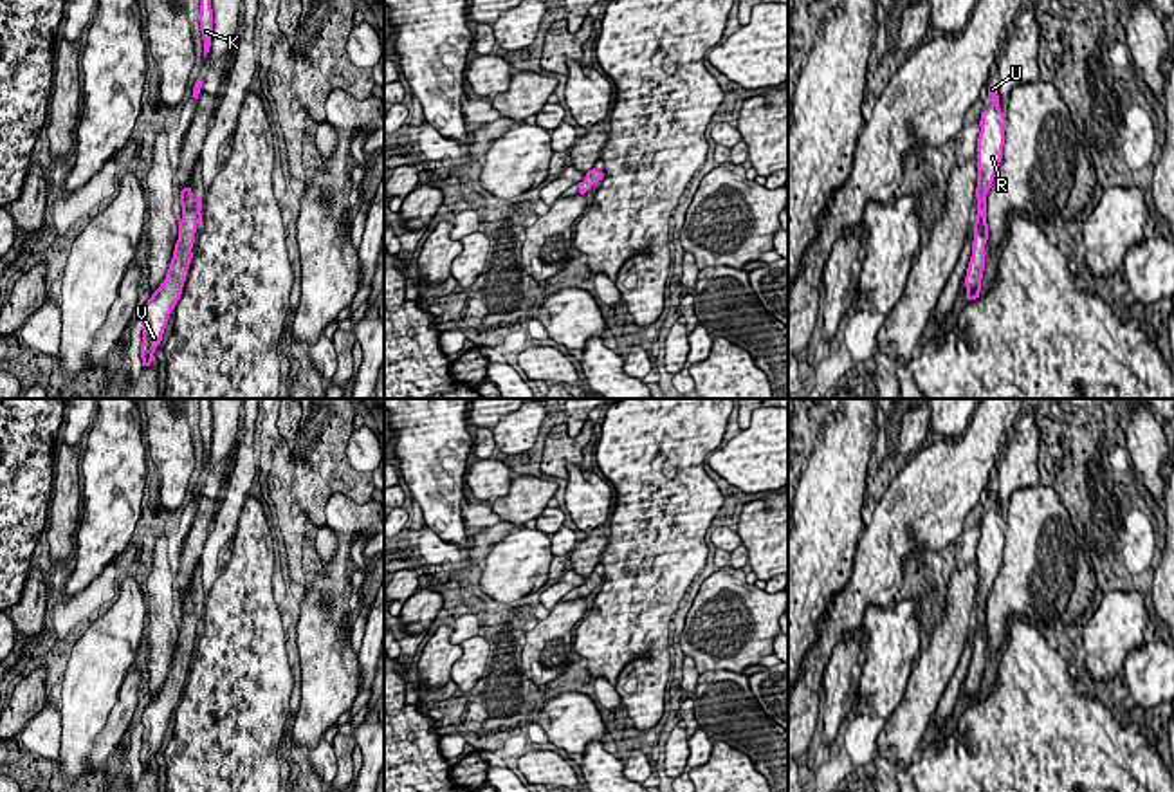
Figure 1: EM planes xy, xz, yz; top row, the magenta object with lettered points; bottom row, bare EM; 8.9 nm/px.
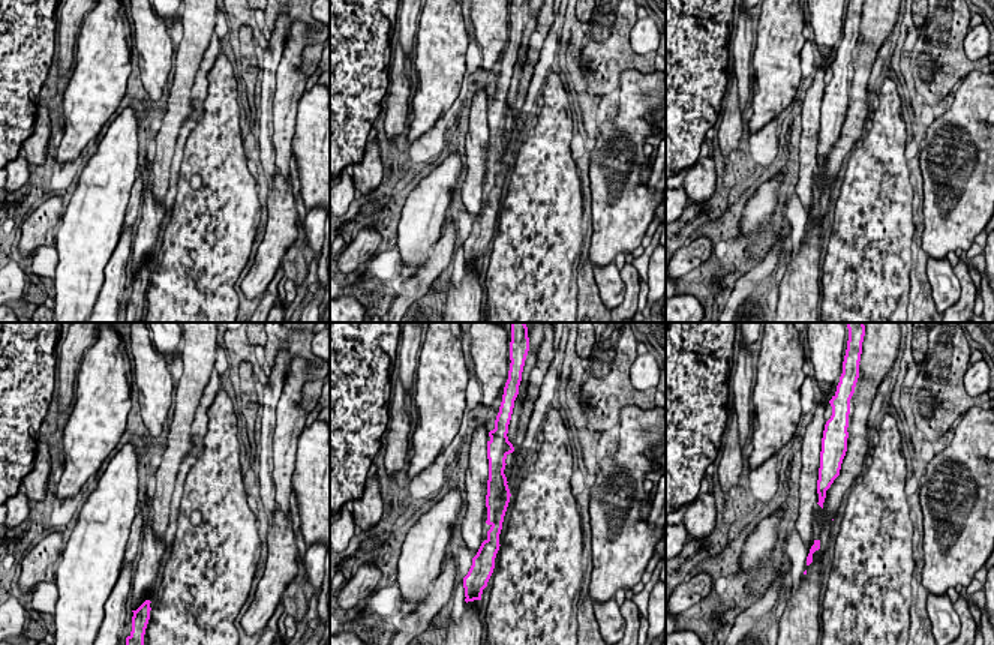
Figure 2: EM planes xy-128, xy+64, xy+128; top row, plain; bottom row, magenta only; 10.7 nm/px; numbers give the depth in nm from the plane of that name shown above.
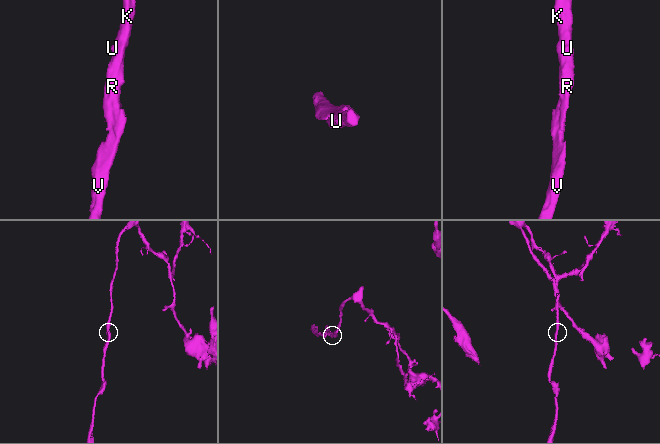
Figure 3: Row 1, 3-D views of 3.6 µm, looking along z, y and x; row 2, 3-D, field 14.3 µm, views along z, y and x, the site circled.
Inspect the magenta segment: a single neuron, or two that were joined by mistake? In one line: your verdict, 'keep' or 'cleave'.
keep

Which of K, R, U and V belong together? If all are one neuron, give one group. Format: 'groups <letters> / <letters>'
groups K R U V

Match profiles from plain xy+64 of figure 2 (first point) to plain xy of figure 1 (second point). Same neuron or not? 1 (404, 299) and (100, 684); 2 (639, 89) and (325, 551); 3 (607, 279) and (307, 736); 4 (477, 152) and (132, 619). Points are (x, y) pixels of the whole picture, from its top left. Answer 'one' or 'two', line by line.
1: two
2: two
3: two
4: two

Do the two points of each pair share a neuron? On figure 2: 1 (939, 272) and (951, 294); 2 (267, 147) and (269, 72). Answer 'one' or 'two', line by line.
1: one
2: one

